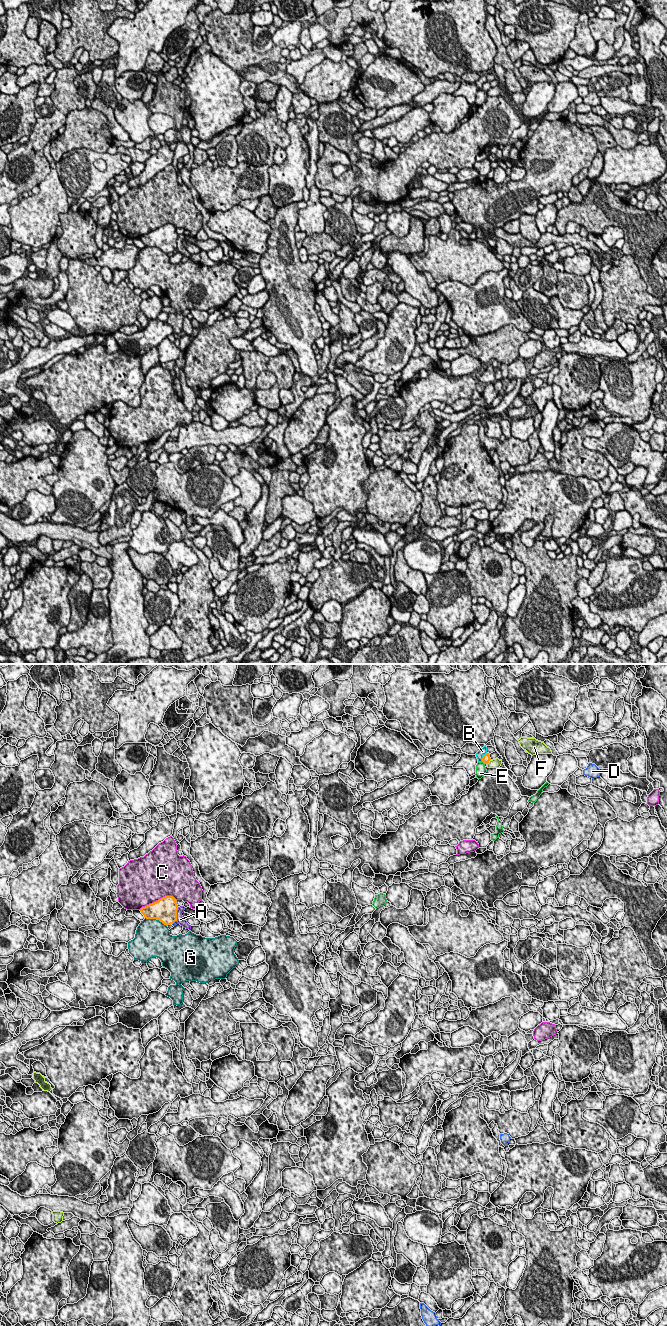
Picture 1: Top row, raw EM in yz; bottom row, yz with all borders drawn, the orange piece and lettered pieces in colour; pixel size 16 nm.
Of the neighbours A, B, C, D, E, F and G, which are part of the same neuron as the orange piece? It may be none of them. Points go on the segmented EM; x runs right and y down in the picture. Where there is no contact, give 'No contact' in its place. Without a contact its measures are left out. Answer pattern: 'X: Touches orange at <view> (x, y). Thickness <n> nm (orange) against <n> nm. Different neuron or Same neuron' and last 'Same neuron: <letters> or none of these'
A: Touches orange at yz (176, 914). Thickness 380 nm (orange) against 120 nm. Different neuron
B: Touches orange at yz (483, 757). Thickness 130 nm (orange) against 120 nm. Different neuron
C: Touches orange at yz (158, 900). Thickness 380 nm (orange) against 480 nm. Different neuron
D: Touches orange at yz (174, 921). Thickness 380 nm (orange) against 70 nm. Different neuron
E: Touches orange at yz (483, 762). Thickness 130 nm (orange) against 160 nm. Different neuron
F: Touches orange at yz (488, 762). Thickness 130 nm (orange) against 160 nm. Different neuron
G: Touches orange at yz (156, 919). Thickness 380 nm (orange) against 480 nm. Different neuron
Same neuron: none of these

